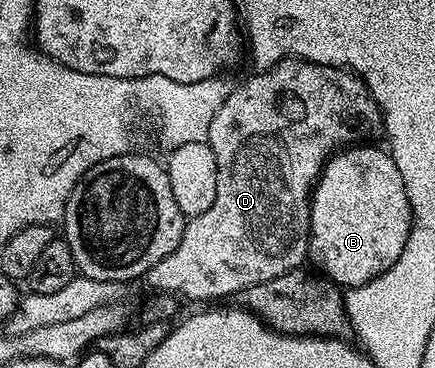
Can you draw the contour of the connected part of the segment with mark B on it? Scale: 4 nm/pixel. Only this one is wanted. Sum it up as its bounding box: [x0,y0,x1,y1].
[308,146,413,289]

